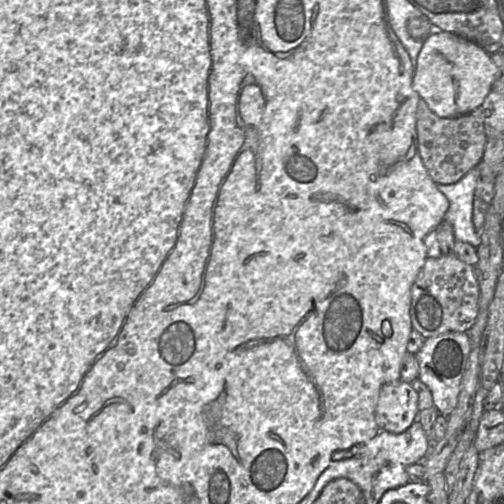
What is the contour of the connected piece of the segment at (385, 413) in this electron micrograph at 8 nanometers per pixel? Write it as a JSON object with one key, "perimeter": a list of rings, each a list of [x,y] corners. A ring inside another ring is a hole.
{"perimeter":[[[399,381],[382,386],[375,411],[380,431],[405,432],[417,421],[418,393],[410,383]]]}

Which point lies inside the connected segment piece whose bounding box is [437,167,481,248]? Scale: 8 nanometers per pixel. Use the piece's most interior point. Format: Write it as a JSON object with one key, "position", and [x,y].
{"position":[460,195]}

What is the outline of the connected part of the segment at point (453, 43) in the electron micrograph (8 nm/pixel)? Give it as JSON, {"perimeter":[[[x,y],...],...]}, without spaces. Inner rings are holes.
{"perimeter":[[[434,29],[417,57],[413,88],[436,115],[458,117],[482,106],[495,72],[491,54],[483,47],[455,33]]]}

